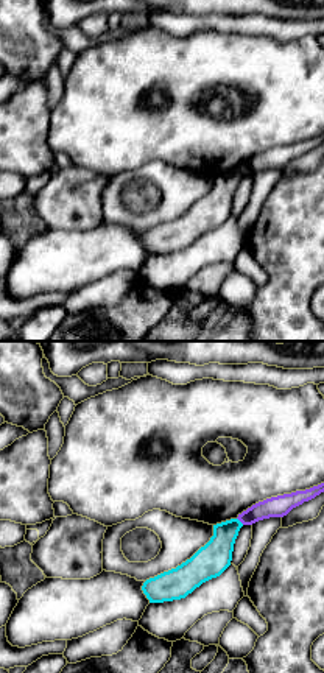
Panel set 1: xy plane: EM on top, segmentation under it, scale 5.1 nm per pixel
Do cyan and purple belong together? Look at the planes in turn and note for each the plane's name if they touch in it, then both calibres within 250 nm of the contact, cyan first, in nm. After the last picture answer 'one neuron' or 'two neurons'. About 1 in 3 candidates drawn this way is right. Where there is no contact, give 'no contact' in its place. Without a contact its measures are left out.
contact in xy; calibres 170 and 110 nm

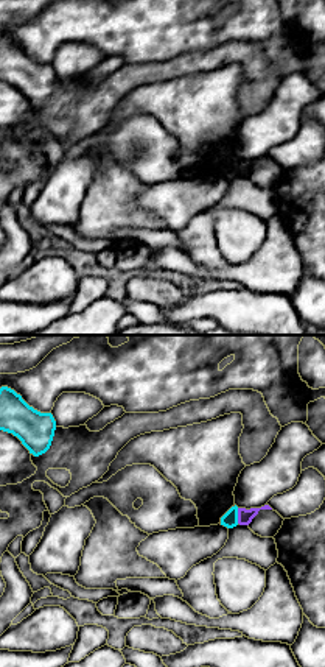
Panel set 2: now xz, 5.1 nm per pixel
contact in xz; calibres 80 and 80 nm

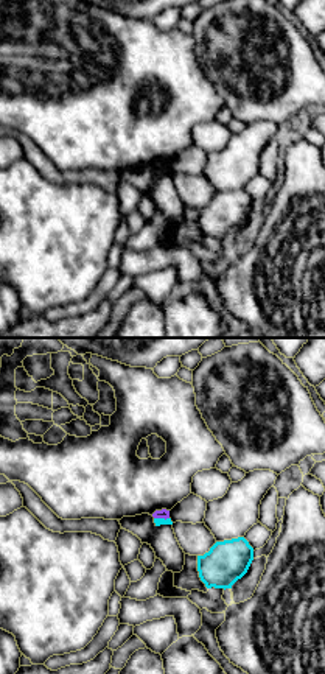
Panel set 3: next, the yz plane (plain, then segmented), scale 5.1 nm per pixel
contact in yz; calibres 40 and 50 nm

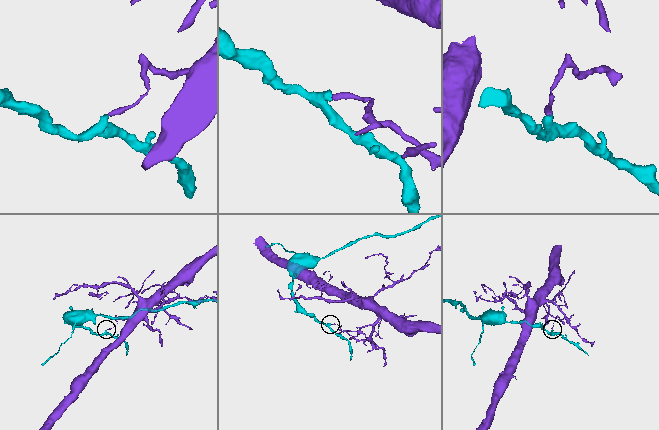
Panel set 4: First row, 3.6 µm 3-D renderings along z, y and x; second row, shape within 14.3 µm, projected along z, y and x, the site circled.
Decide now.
two neurons

